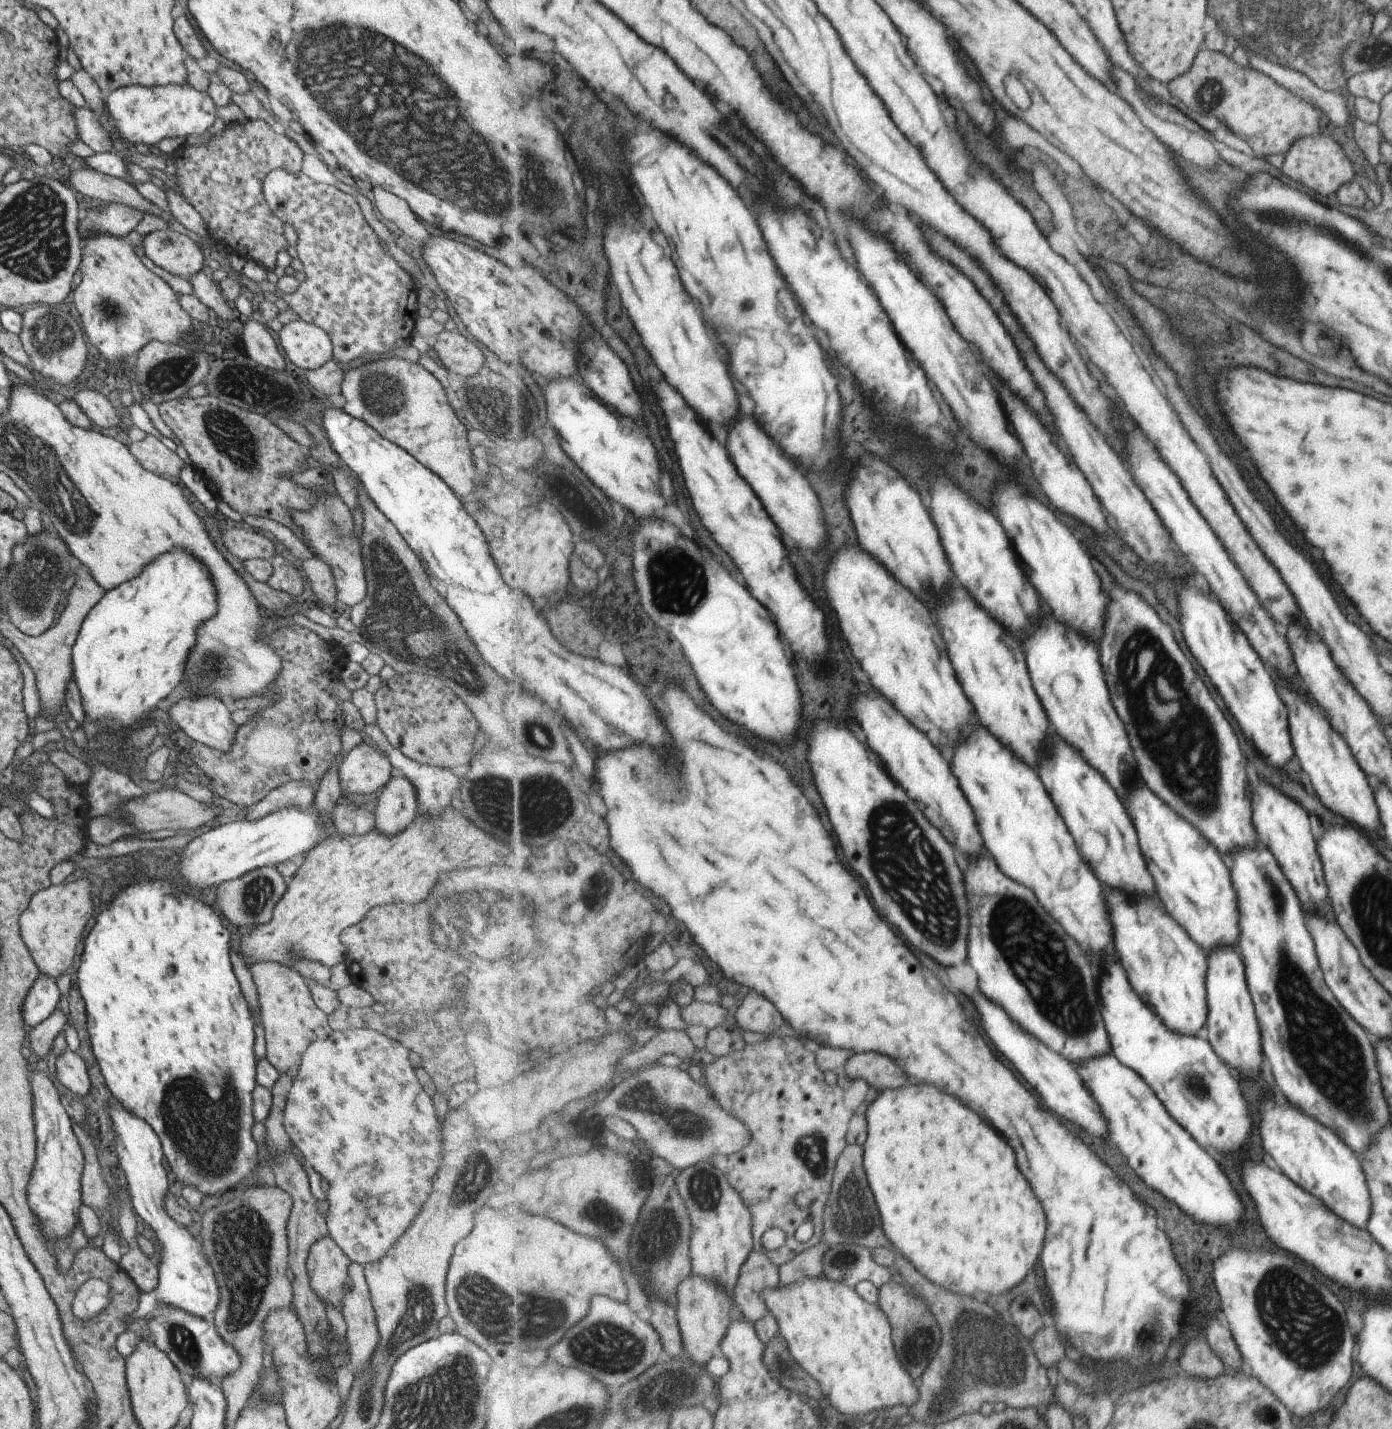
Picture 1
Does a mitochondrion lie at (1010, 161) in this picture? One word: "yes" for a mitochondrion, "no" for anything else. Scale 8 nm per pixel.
no

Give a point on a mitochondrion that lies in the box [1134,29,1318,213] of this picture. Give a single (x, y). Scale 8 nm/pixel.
(1211, 93)

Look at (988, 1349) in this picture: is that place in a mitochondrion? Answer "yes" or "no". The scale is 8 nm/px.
yes

